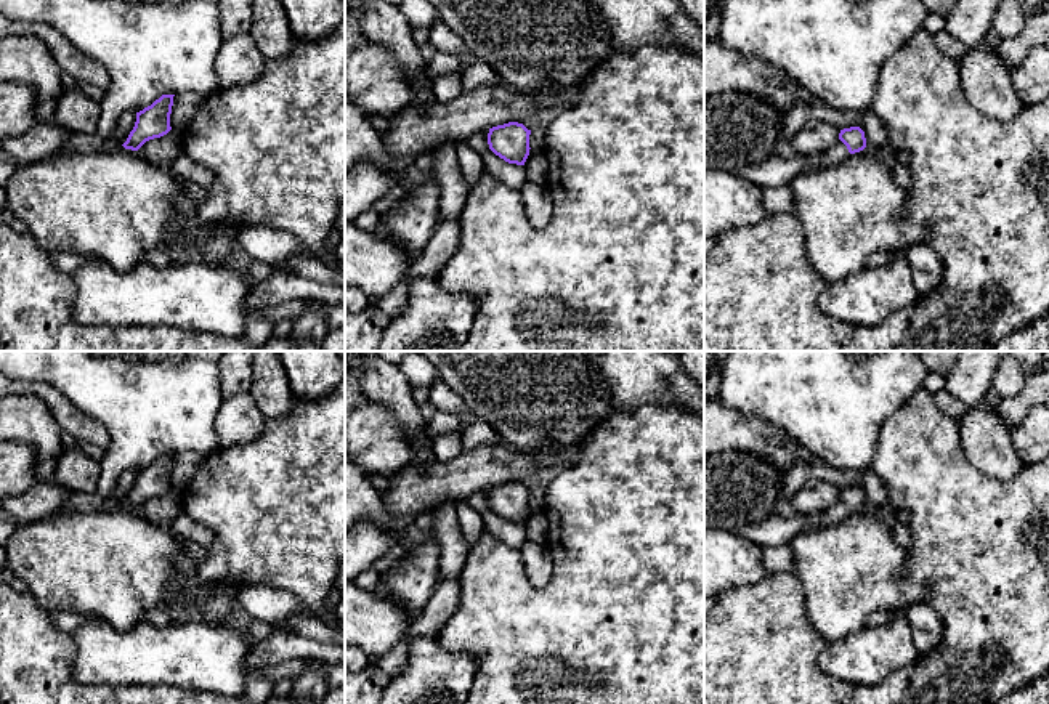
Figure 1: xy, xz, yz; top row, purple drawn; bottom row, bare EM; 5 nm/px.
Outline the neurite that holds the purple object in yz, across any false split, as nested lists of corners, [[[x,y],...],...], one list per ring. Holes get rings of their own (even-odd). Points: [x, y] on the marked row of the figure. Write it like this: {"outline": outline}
{"outline": [[[860,127],[844,128],[839,141],[823,154],[807,159],[807,168],[826,168],[842,164],[852,154],[866,148],[865,131]]]}

